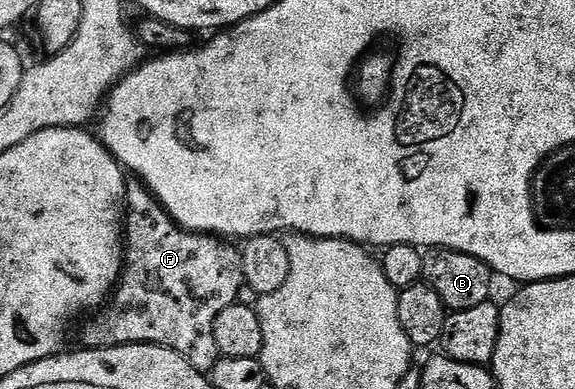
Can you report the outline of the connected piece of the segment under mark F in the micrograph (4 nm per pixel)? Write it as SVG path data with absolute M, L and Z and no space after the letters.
M137 180L127 181L122 276L112 297L83 328L81 345L101 348L147 342L153 346L167 346L169 350L175 350L188 359L197 370L208 372L219 359L214 321L220 312L224 312L224 308L235 305L237 292L243 282L242 251L233 241L185 230L174 223L170 213L154 199L154 194L147 186Z

